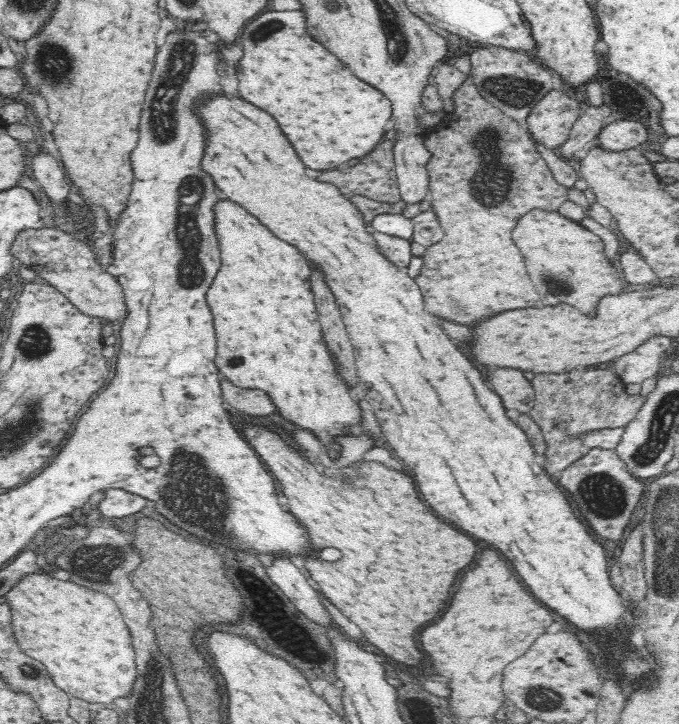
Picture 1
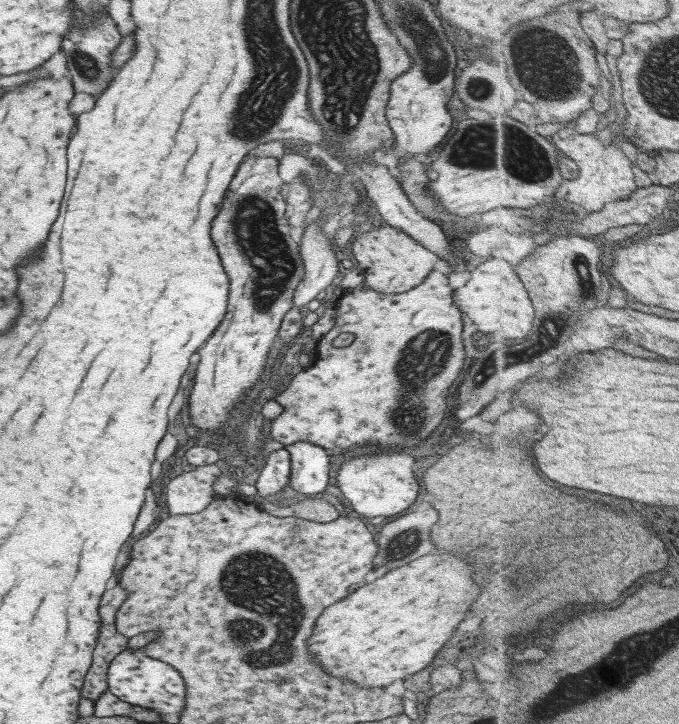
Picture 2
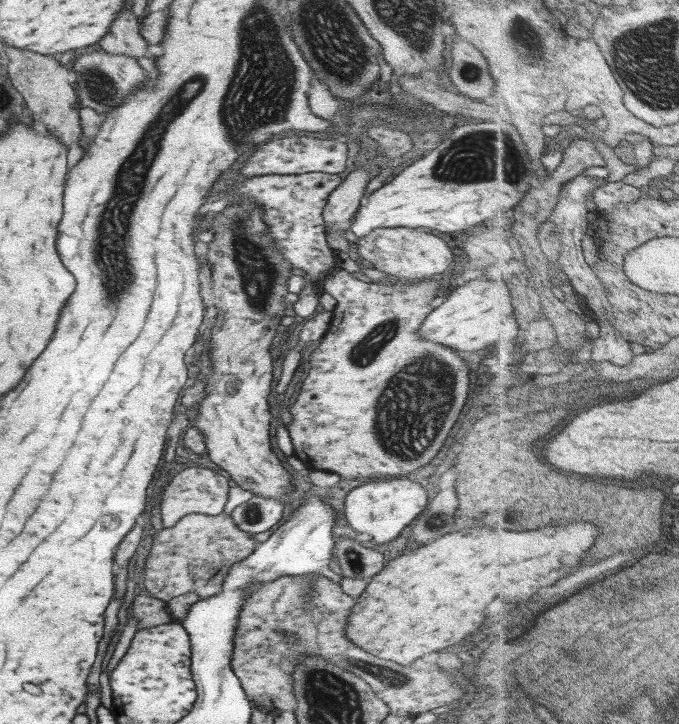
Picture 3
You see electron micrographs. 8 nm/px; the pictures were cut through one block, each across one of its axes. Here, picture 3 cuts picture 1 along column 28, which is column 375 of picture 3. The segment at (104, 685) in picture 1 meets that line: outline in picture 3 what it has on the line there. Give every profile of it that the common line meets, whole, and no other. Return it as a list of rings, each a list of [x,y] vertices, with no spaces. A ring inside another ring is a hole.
[[[583,522],[569,526],[551,526],[537,532],[465,528],[461,532],[445,534],[421,548],[413,546],[411,550],[405,550],[402,555],[383,566],[354,599],[354,605],[347,615],[344,635],[353,644],[379,659],[409,666],[424,654],[451,646],[473,632],[483,622],[487,600],[509,598],[519,602],[535,596],[541,588],[557,584],[561,578],[567,576],[567,572],[579,566],[587,550],[593,548],[597,536],[597,526]]]

